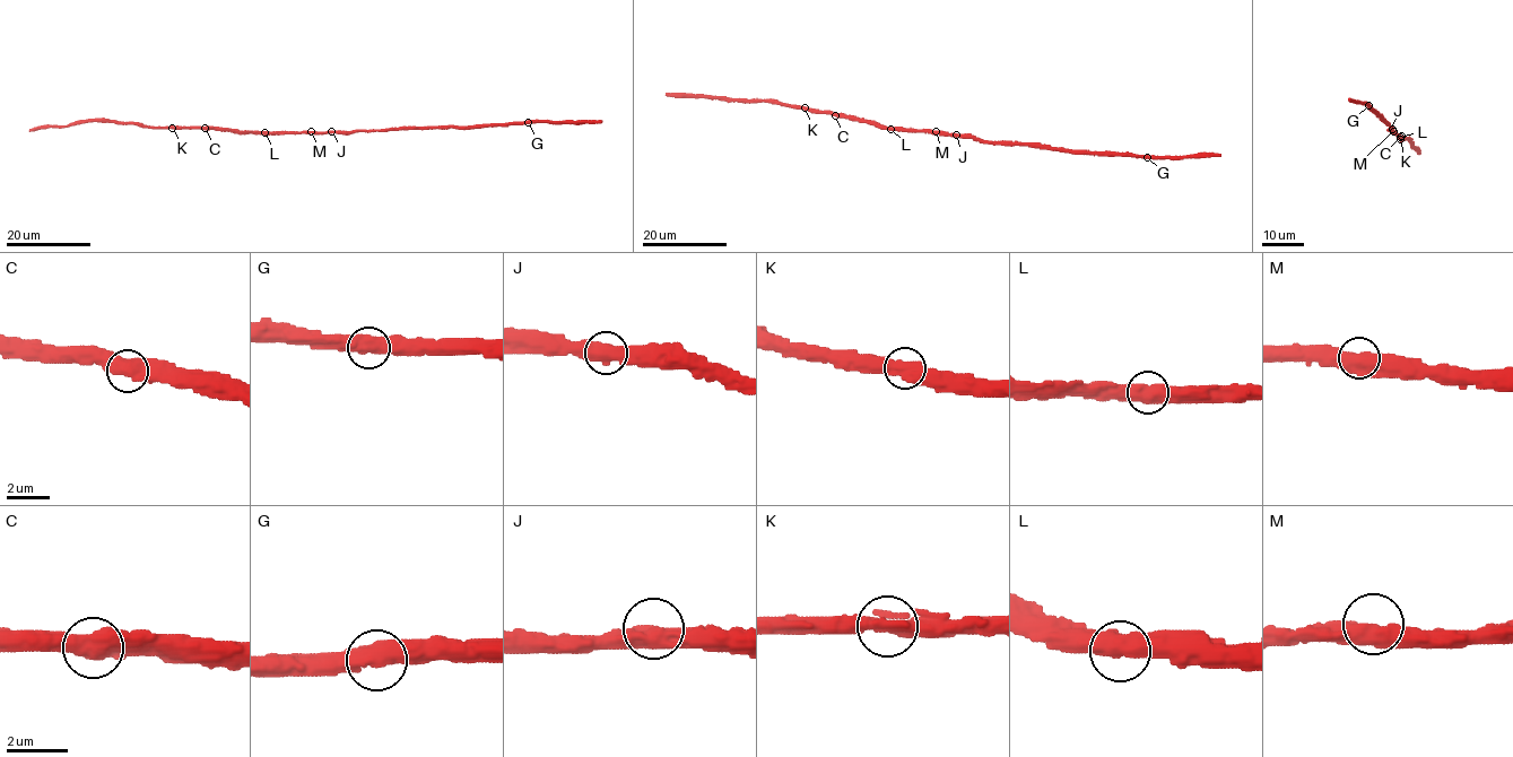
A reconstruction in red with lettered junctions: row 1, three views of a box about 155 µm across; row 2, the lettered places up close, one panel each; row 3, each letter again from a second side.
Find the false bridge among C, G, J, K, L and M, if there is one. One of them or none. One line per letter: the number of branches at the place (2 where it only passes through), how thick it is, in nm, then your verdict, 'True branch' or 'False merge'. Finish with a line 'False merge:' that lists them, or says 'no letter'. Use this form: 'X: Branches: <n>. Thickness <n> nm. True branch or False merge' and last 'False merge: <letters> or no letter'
C: Branches: 2. Thickness 500 nm. True branch
G: Branches: 2. Thickness 500 nm. True branch
J: Branches: 2. Thickness 500 nm. True branch
K: Branches: 2. Thickness 500 nm. True branch
L: Branches: 2. Thickness 500 nm. True branch
M: Branches: 2. Thickness 500 nm. True branch
False merge: no letter

